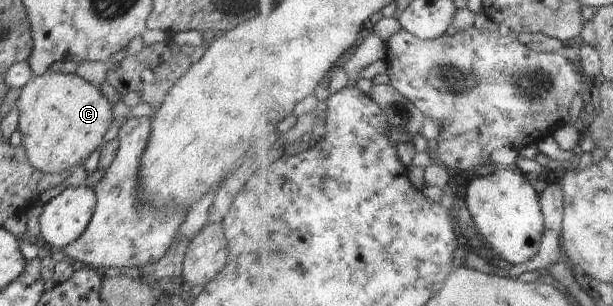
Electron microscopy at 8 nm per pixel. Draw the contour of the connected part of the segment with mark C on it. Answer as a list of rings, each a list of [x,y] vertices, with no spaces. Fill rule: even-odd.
[[[51,71],[41,77],[34,77],[21,89],[17,100],[19,109],[18,129],[21,131],[22,146],[25,148],[29,163],[44,174],[70,171],[98,149],[113,118],[112,104],[106,96],[88,81],[75,75],[55,74]]]

